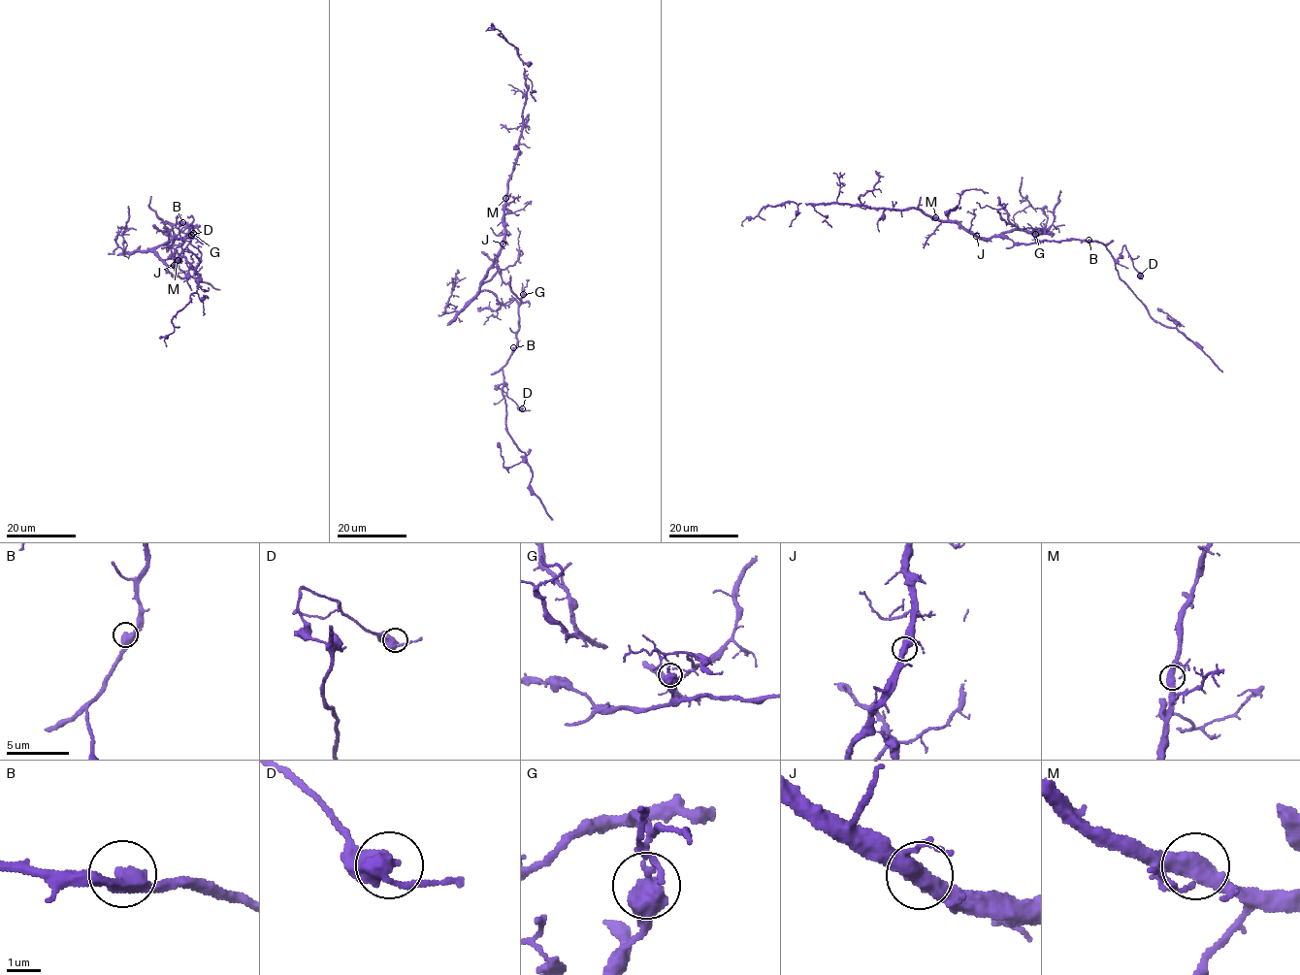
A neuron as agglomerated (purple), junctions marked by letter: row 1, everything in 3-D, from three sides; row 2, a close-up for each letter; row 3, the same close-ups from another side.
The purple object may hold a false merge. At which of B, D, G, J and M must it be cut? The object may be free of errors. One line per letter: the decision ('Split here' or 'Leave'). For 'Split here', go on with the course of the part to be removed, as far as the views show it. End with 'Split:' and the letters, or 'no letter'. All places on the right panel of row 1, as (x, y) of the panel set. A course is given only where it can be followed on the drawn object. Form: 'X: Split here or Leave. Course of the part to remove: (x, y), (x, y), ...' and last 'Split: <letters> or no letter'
B: Leave
D: Leave
G: Split here. Course of the part to remove: (1035, 234), (1037, 241), (1086, 240), (1106, 246), (1118, 276), (1154, 320), (1177, 327), (1196, 342), (1222, 372)
J: Leave
M: Leave
Split: G

